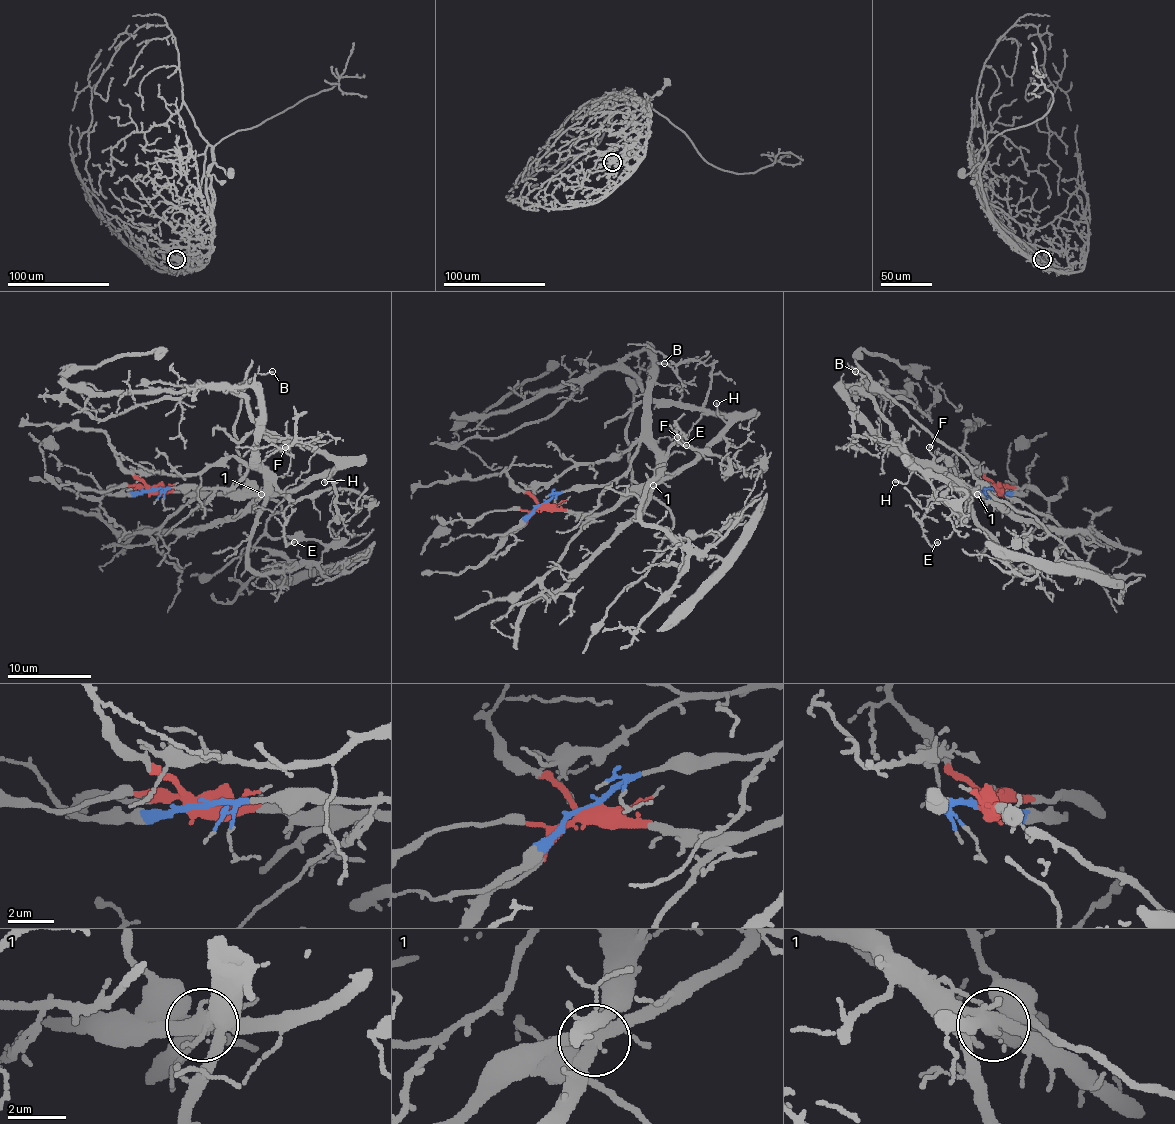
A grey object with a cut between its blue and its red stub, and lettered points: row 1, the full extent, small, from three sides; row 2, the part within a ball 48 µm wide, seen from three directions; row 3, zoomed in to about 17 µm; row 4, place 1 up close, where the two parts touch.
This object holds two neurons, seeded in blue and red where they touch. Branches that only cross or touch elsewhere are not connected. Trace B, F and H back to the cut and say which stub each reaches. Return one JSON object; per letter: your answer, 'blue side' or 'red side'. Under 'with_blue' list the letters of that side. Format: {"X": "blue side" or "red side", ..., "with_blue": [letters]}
{"B": "blue side", "F": "blue side", "H": "red side", "with_blue": ["B", "F"]}

